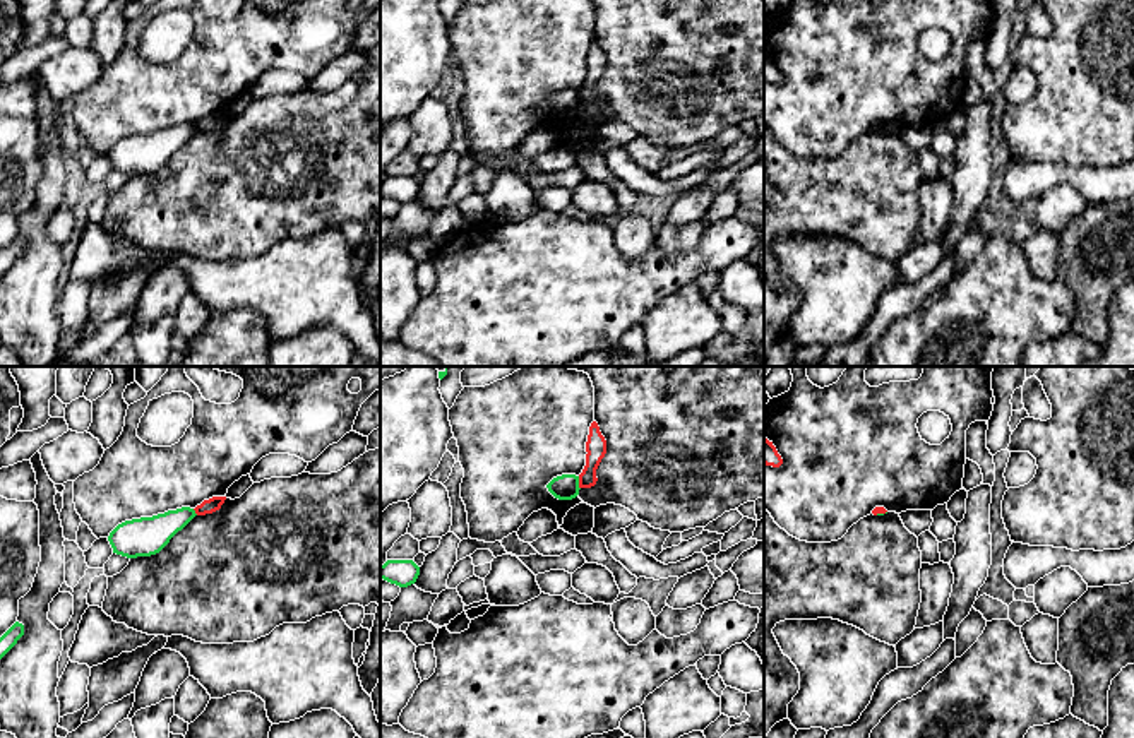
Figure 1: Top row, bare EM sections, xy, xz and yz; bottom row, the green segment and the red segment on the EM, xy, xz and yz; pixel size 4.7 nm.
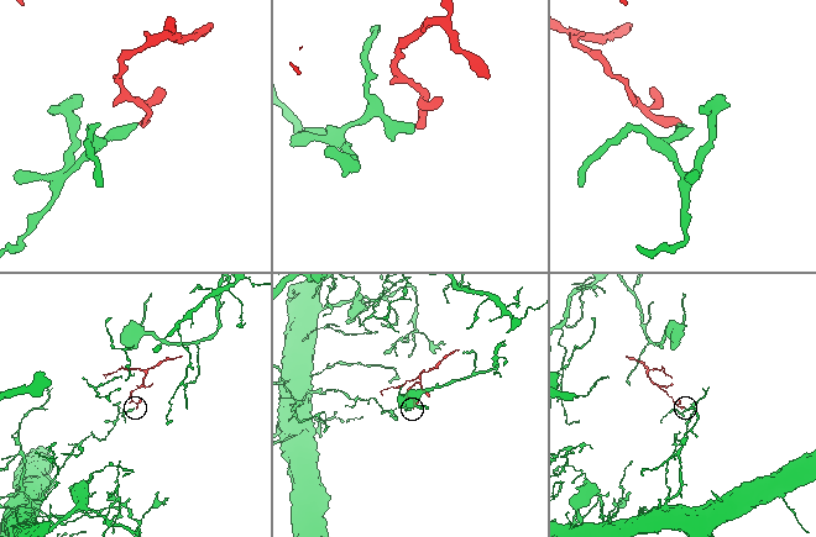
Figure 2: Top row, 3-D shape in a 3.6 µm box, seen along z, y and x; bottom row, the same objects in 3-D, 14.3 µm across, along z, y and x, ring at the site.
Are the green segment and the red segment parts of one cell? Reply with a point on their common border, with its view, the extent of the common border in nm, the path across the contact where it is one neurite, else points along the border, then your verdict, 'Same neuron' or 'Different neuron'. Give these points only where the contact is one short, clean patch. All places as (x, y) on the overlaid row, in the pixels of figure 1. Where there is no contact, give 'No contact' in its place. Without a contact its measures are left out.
Touches green at xz (578, 483). Shared border 60 nm. Boundary: xz (578, 476), (579, 488). Different neuron

